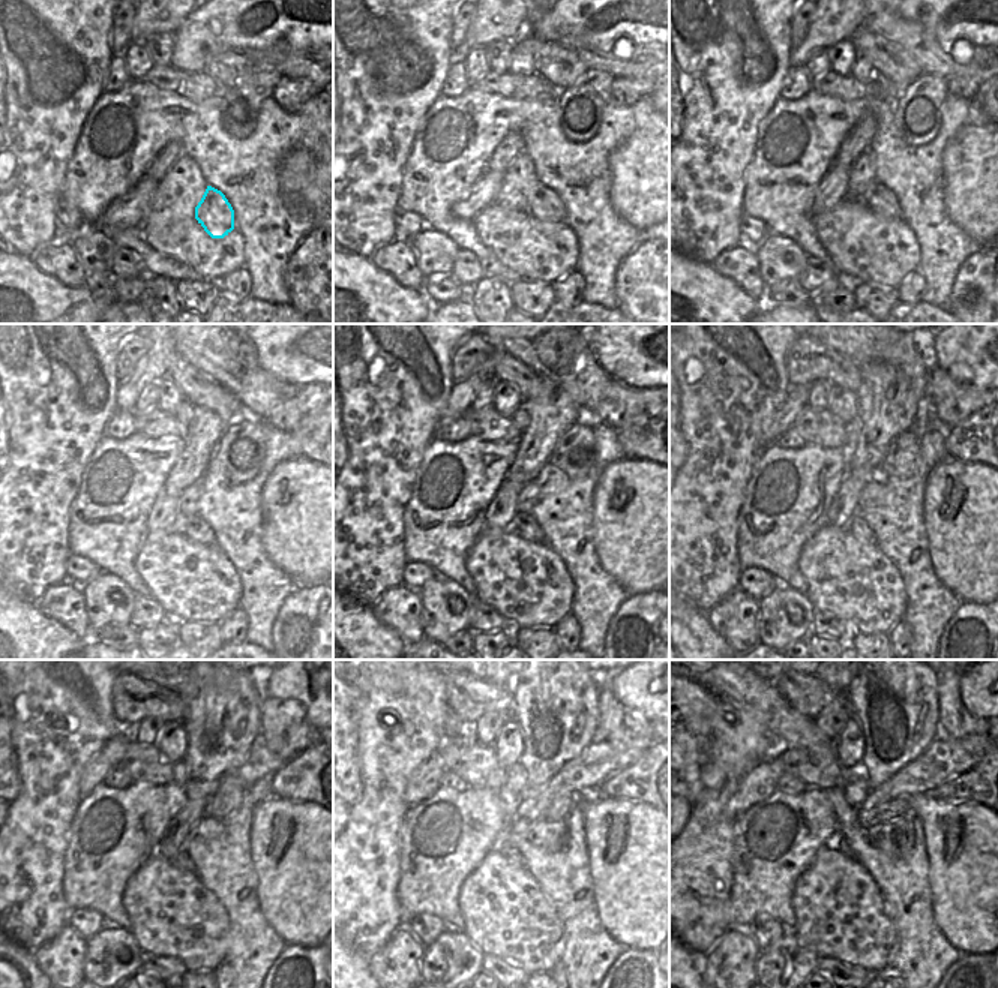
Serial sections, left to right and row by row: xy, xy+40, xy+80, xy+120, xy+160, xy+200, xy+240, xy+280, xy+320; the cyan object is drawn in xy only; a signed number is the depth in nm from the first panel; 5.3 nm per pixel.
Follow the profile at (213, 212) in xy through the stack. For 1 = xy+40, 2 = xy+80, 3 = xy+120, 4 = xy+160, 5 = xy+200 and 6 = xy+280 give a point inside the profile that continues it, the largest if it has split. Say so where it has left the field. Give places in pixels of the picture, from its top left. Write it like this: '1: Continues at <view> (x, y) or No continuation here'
1: Continues at xy+40 (544, 204)
2: Continues at xy+80 (878, 198)
3: Continues at xy+120 (197, 529)
4: Continues at xy+160 (524, 525)
5: Continues at xy+200 (856, 525)
6: Continues at xy+280 (506, 847).

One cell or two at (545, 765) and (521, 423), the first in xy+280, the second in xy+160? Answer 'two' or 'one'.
two

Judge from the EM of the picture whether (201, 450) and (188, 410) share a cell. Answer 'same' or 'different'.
different

